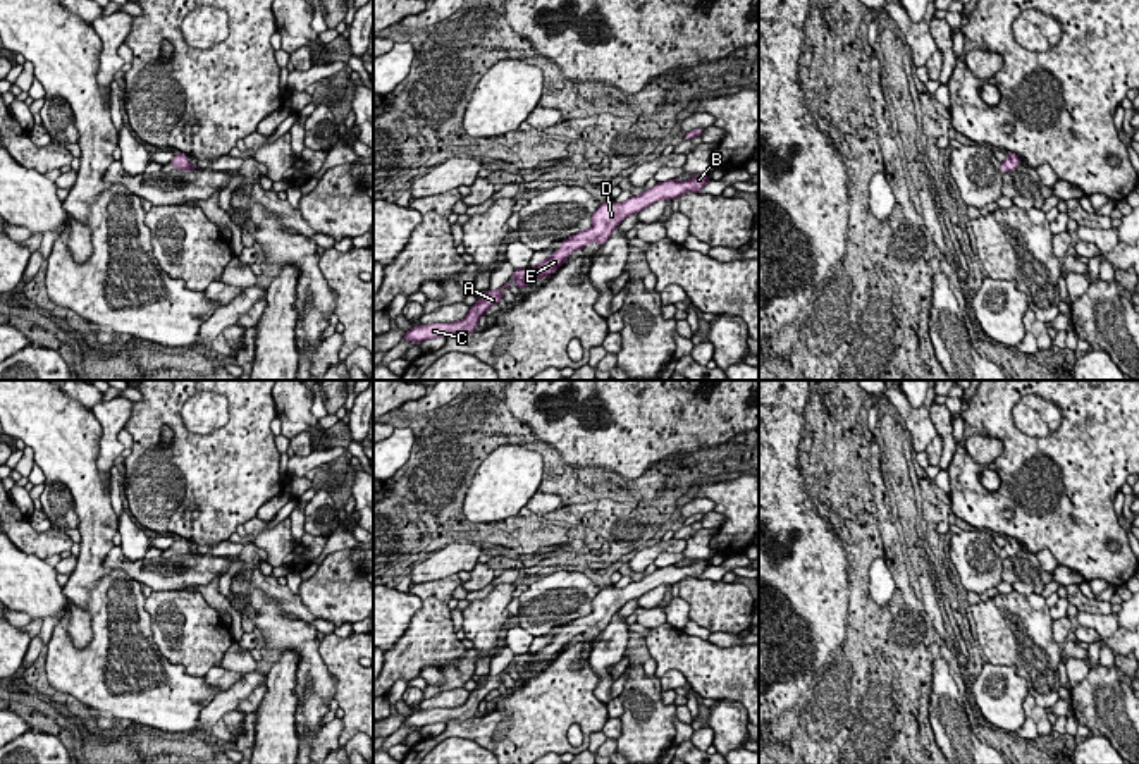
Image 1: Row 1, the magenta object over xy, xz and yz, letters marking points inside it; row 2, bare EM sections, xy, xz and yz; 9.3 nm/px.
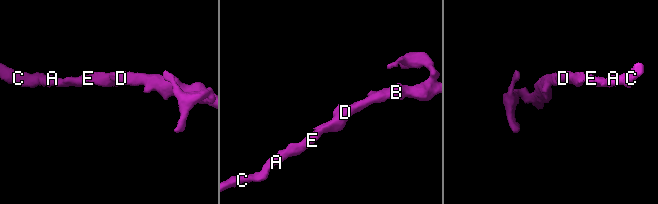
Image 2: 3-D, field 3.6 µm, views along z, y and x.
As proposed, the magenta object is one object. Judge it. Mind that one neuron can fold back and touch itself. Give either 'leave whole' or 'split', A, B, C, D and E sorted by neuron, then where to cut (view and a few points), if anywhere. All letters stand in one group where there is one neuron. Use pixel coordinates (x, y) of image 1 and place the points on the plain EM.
leave whole; A B C D E; no cut

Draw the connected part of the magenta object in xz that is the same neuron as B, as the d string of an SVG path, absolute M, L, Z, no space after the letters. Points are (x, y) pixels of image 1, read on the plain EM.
M695 559L690 566L669 564L666 568L657 568L652 575L643 576L638 582L631 582L623 588L600 588L600 592L592 601L592 613L582 618L573 619L571 623L561 628L561 633L556 635L547 645L539 649L533 654L518 654L513 659L513 666L518 673L526 673L532 666L549 662L557 656L570 638L575 635L583 635L588 628L606 630L613 616L631 599L638 599L649 590L659 585L680 583L686 576L699 578L704 570L711 564L702 559Z

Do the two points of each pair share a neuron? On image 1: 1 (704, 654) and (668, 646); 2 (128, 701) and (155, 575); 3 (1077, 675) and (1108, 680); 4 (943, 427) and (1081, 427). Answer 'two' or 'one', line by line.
1: one
2: two
3: two
4: two

